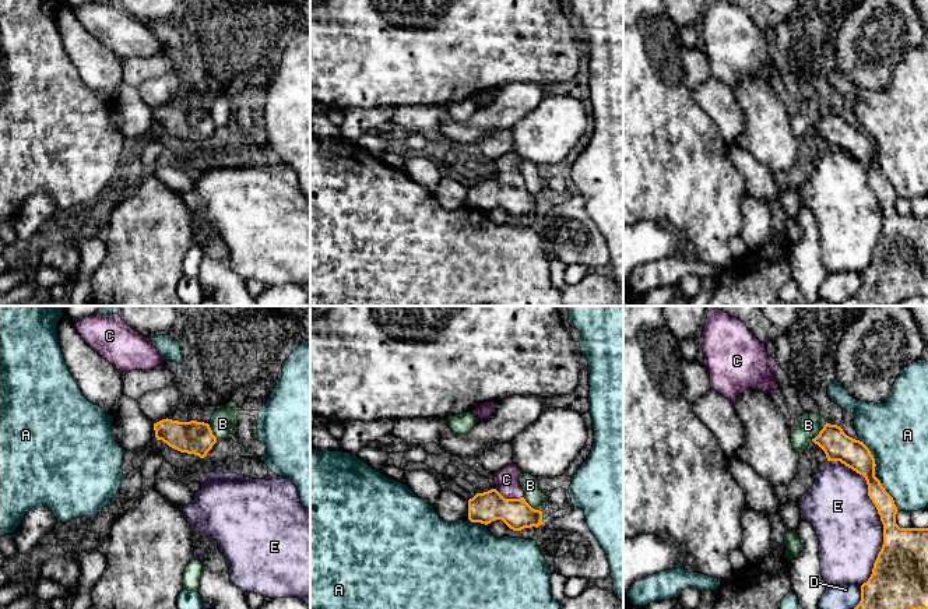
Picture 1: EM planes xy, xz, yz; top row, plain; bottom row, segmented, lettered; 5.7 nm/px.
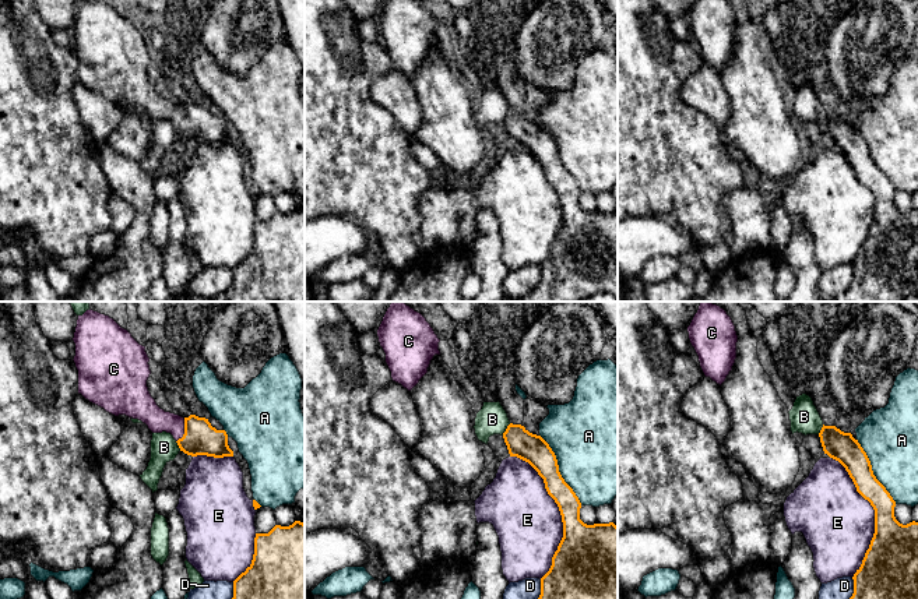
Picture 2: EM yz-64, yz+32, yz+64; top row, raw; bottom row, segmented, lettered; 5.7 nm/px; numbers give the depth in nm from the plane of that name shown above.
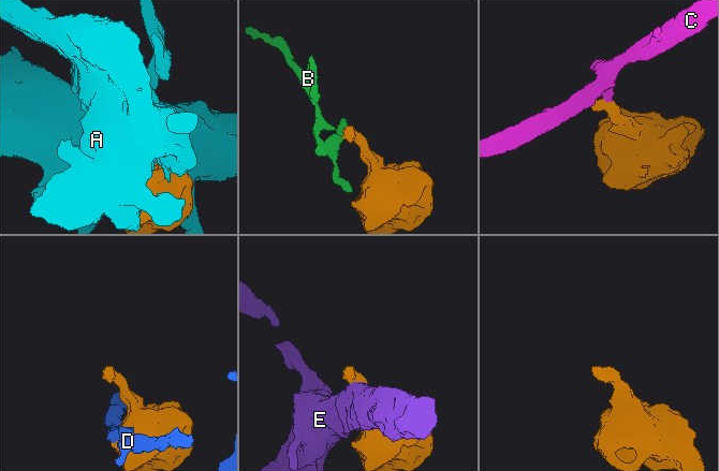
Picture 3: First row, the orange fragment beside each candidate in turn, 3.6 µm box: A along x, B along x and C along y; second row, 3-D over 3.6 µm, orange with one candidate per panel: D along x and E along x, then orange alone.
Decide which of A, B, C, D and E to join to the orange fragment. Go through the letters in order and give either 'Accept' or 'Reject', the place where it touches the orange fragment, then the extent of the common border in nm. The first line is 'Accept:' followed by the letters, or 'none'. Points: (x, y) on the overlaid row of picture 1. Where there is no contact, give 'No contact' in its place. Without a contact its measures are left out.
Accept: C
A: Reject. Touches orange at yz (889, 495). Shared border 220 nm
B: Reject. Touches orange at yz (819, 432). Shared border 140 nm
C: Accept. Touches orange at xz (509, 499). Shared border 180 nm
D: Reject. Touches orange at yz (861, 597). Shared border 140 nm
E: Reject. Touches orange at yz (878, 513). Shared border 750 nm

